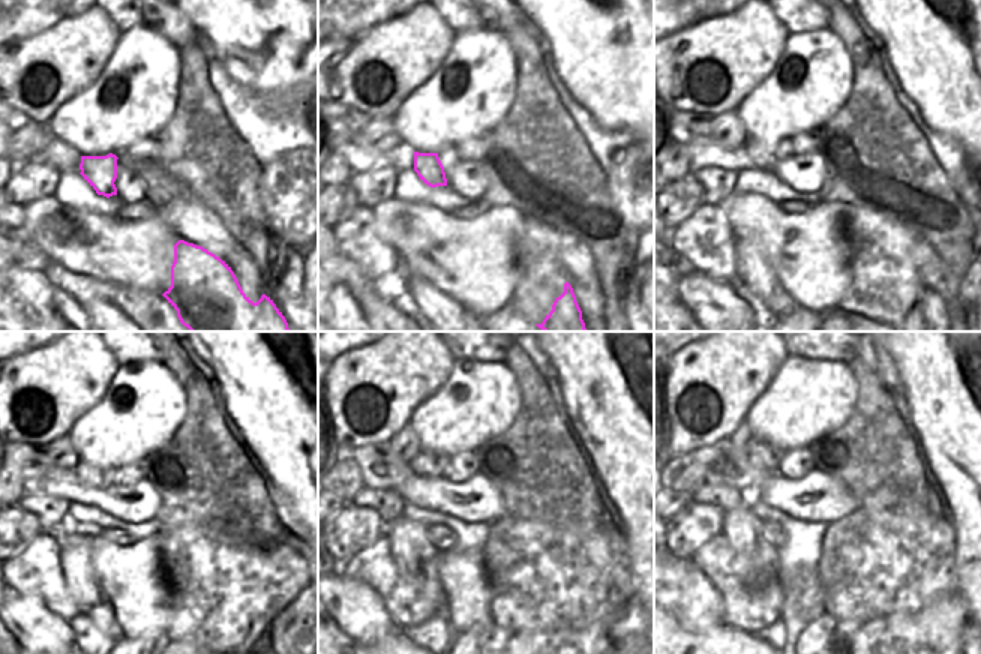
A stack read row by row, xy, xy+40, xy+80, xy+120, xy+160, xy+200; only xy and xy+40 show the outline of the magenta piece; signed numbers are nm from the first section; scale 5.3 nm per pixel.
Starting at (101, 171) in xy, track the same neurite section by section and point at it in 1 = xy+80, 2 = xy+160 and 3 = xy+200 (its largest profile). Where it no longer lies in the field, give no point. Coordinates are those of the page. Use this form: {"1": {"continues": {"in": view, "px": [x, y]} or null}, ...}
{"1": {"continues": {"in": "xy+80", "px": [762, 156]}}, "2": {"continues": {"in": "xy+160", "px": [426, 464]}}, "3": {"continues": {"in": "xy+200", "px": [761, 455]}}}

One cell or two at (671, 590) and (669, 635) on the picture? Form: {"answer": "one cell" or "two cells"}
{"answer": "two cells"}

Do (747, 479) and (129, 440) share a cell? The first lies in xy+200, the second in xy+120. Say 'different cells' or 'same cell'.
different cells

